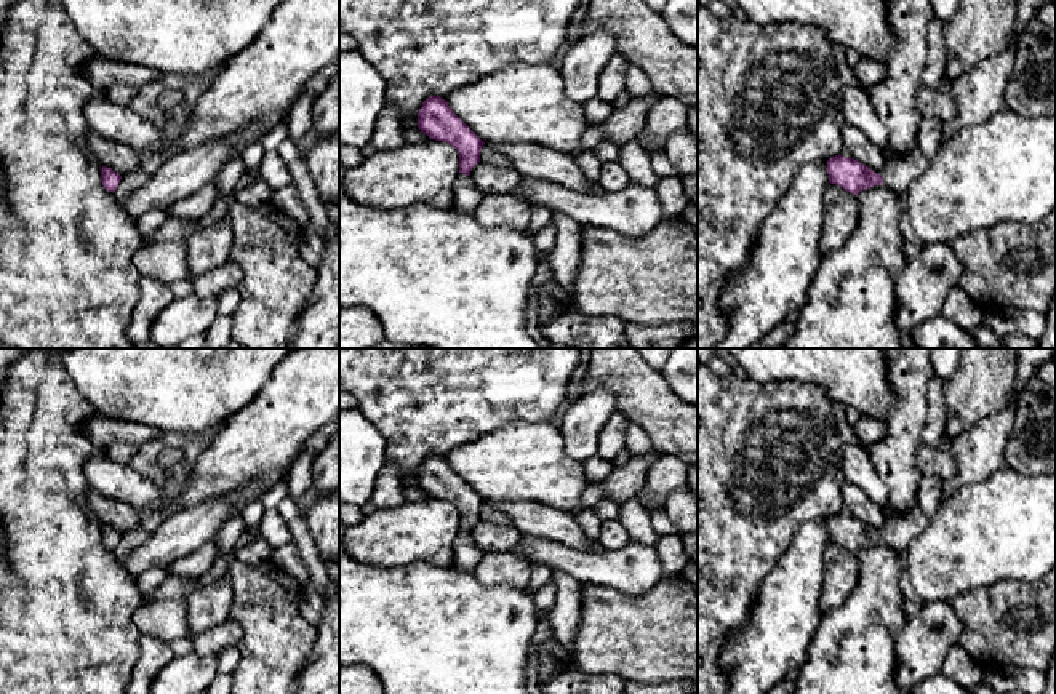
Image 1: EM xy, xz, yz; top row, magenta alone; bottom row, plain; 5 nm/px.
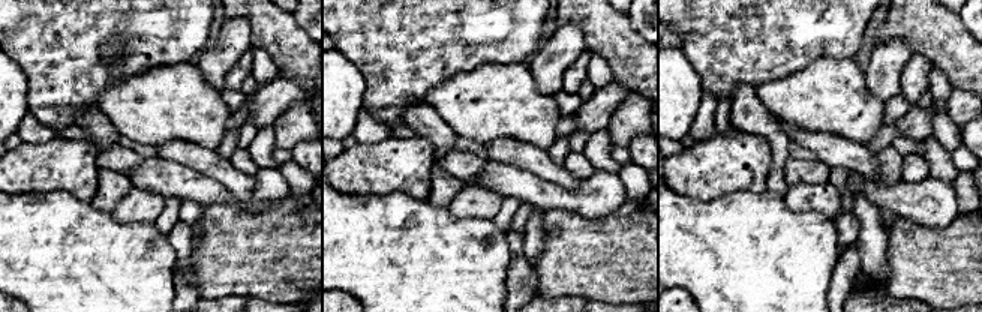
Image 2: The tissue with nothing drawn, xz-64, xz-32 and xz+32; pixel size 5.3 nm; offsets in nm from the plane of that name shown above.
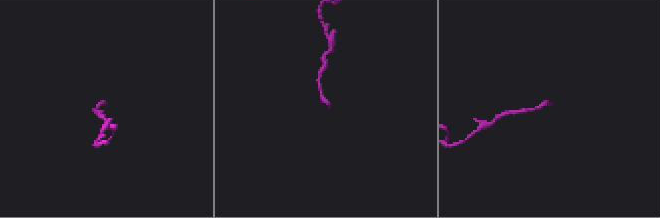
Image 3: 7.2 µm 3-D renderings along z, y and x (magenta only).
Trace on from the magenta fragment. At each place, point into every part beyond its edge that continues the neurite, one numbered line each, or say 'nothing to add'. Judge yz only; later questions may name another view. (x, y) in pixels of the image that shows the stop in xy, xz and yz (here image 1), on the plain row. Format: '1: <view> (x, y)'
1: yz (900, 530)

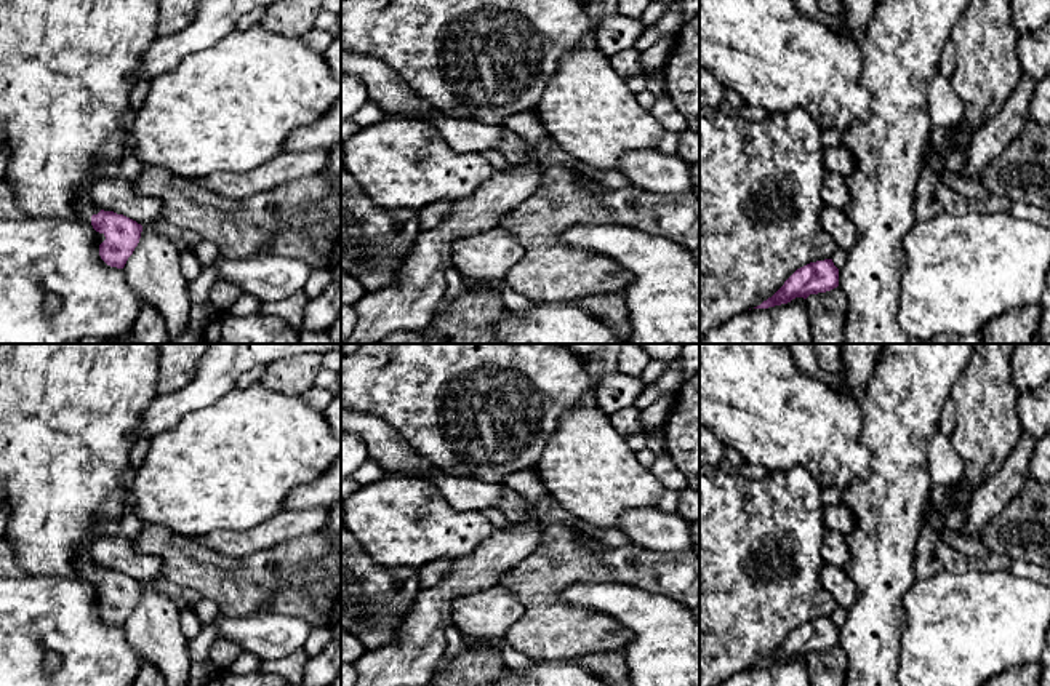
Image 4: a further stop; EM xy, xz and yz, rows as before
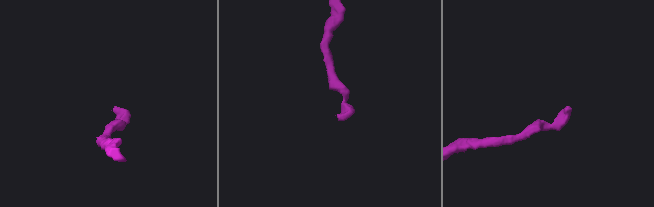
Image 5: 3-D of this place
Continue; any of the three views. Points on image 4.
1: xy (85, 566)

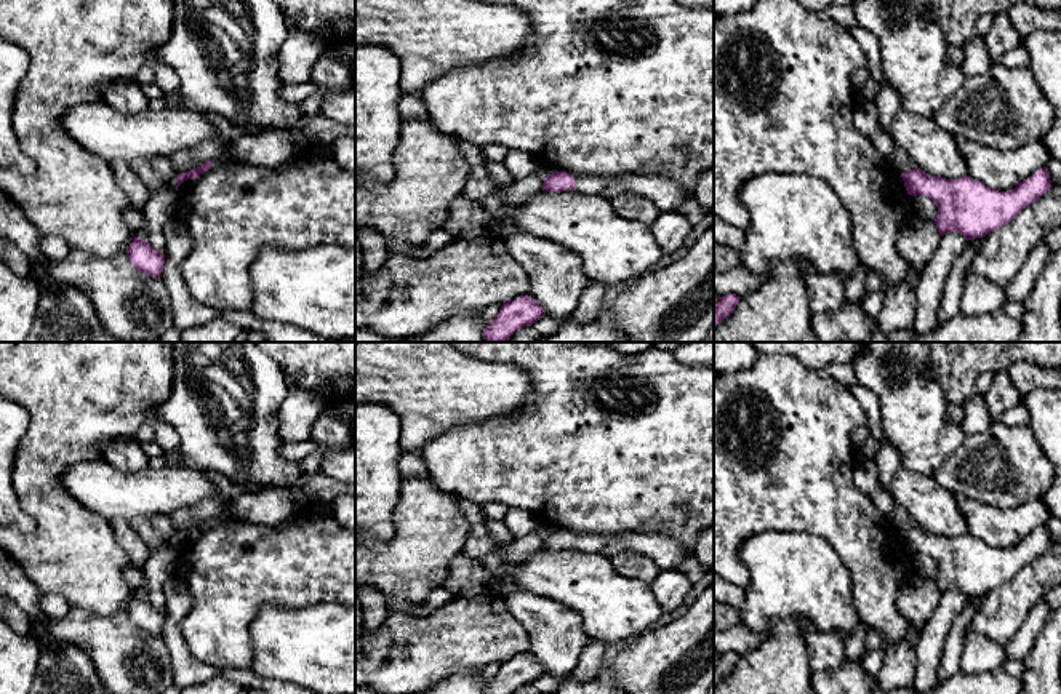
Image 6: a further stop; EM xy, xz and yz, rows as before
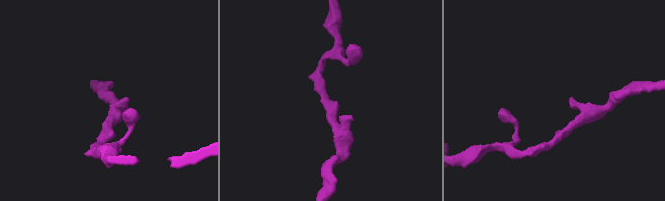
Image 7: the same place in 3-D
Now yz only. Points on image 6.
nothing to add

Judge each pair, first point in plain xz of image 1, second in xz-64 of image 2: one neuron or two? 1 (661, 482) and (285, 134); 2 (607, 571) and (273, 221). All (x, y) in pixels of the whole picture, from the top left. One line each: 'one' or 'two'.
1: one
2: two

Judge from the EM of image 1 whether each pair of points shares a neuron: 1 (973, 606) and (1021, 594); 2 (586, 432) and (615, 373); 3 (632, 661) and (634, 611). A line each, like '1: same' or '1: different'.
1: same
2: different
3: same

